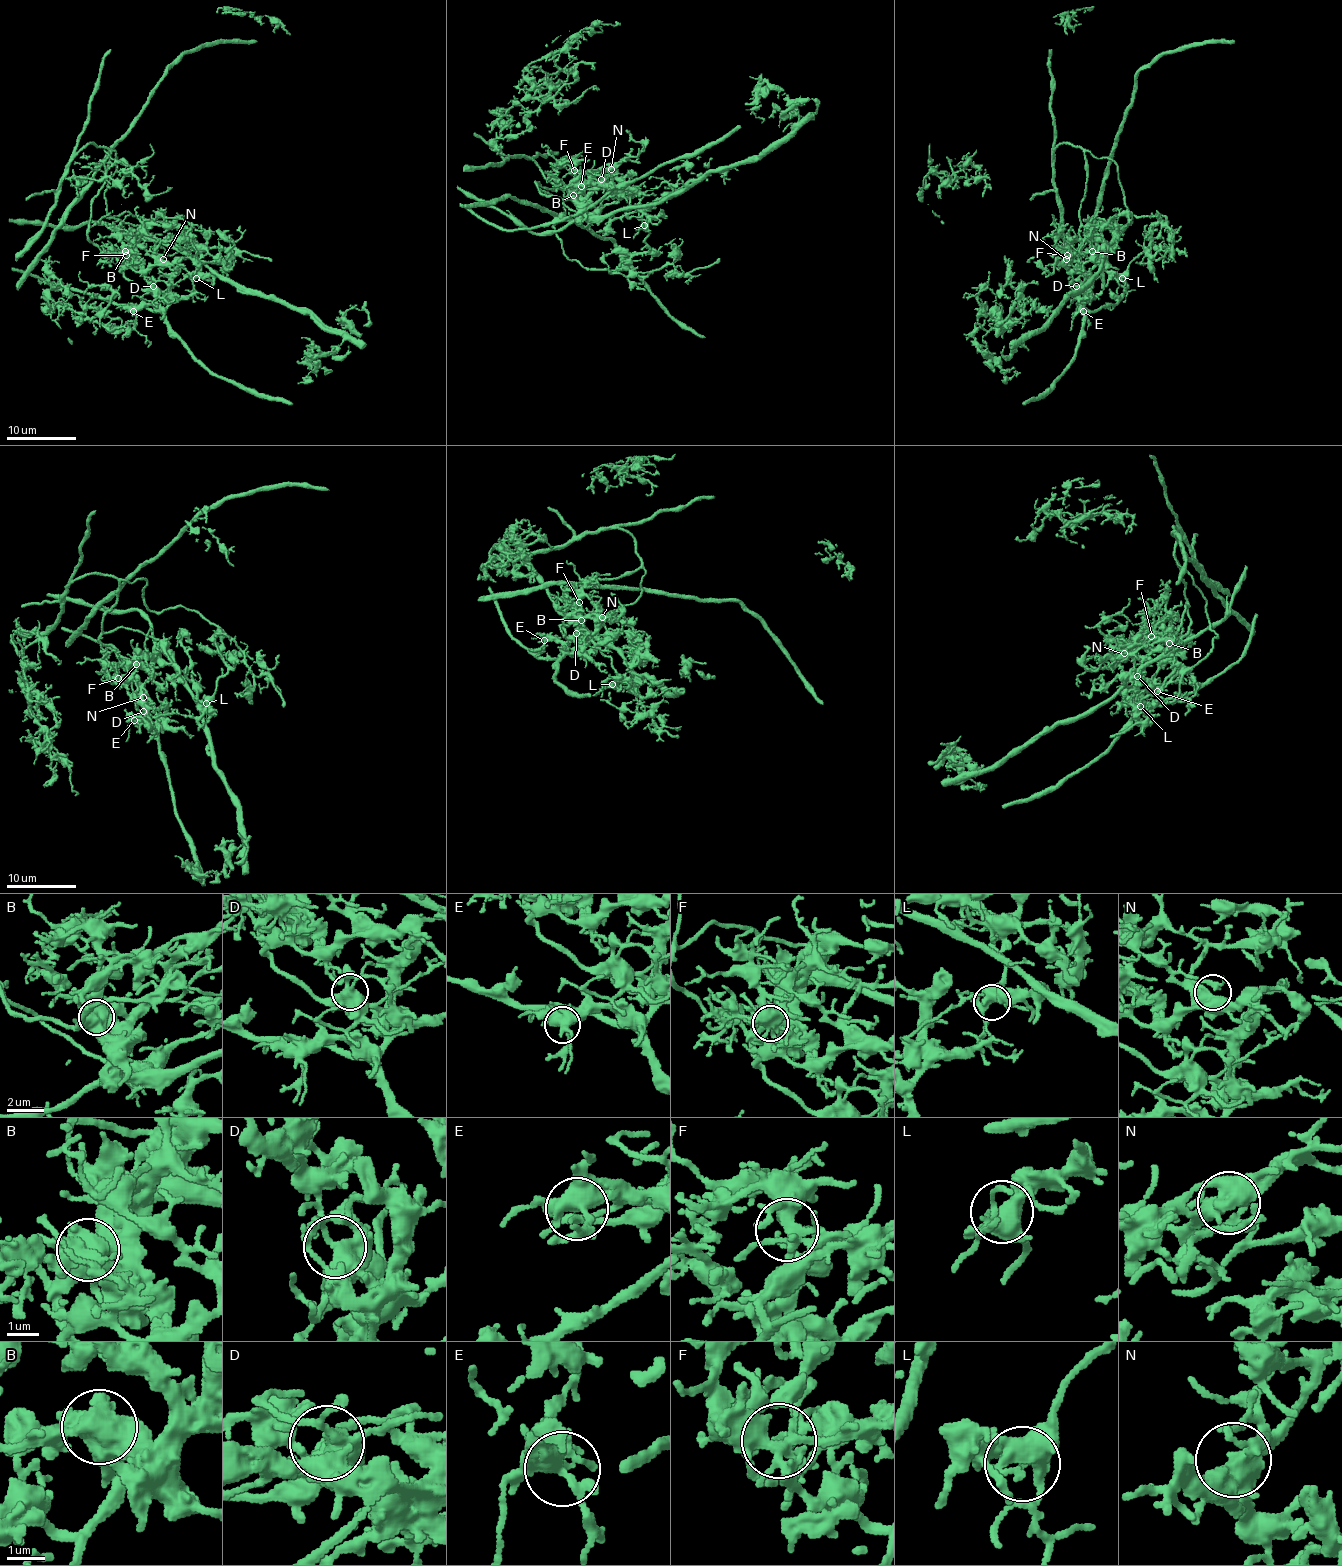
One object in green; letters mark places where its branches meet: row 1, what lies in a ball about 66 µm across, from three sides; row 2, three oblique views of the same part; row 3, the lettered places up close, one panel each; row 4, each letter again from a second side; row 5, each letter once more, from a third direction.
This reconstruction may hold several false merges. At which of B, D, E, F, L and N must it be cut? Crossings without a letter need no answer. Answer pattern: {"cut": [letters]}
{"cut": ["B", "D"]}

